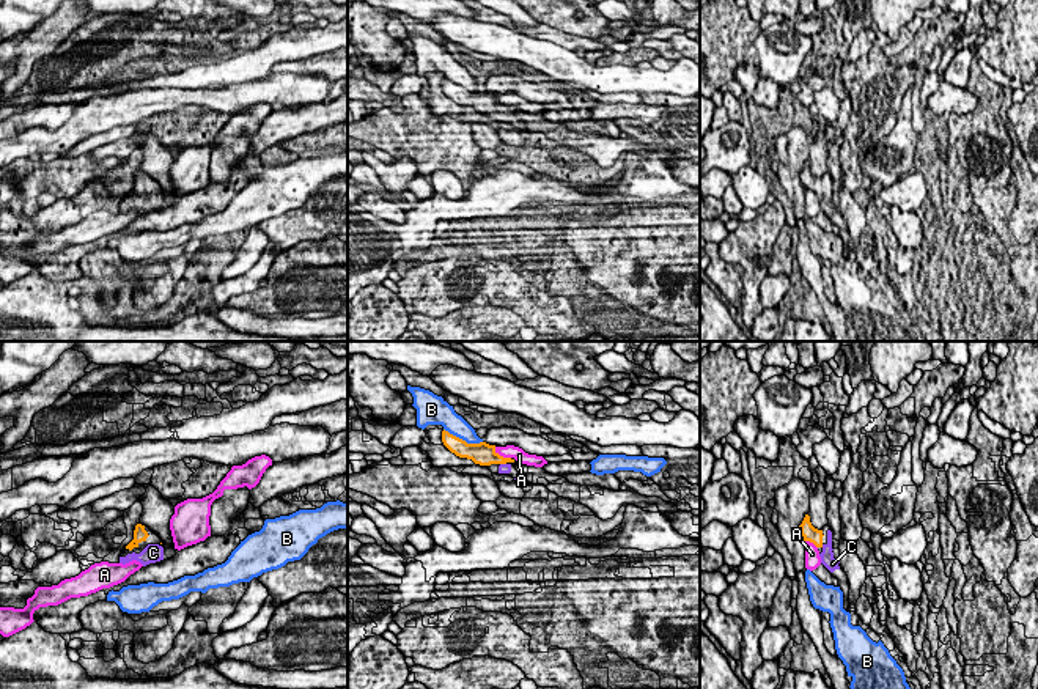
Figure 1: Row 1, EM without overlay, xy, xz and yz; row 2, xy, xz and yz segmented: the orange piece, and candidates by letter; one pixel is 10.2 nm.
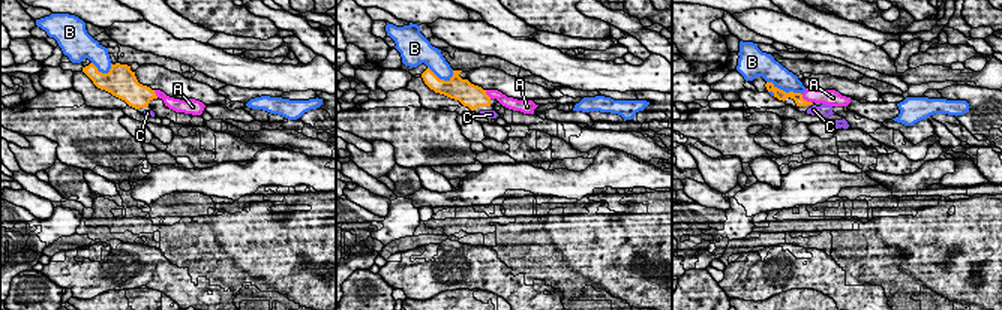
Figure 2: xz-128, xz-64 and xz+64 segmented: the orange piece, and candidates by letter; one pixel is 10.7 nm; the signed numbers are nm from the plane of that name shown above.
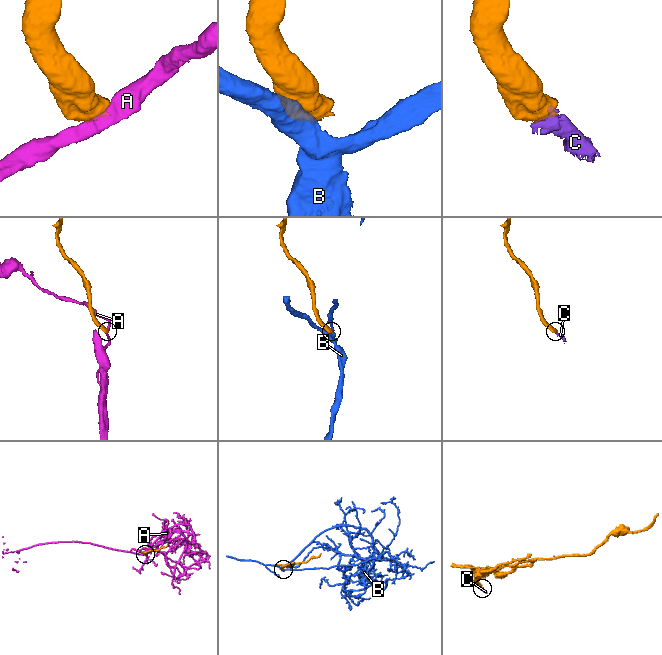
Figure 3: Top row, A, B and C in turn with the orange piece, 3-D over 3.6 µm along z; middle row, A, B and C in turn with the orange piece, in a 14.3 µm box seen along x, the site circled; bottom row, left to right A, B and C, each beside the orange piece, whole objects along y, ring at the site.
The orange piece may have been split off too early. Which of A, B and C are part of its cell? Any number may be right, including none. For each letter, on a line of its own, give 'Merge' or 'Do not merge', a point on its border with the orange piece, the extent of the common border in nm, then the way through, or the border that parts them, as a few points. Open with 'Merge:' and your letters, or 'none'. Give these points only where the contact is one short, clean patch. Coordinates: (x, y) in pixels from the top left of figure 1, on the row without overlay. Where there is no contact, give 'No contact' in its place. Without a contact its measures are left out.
Merge: C
A: Do not merge. Touches orange at xz (502, 104). Shared border 220 nm. Boundary: xz (494, 95), (500, 103), (510, 106)
B: Do not merge. Touches orange at xz (461, 87). Shared border 420 nm
C: Merge. Touches orange at xz (504, 110). Shared border 70 nm. Path across: xz (482, 101), (504, 110), (504, 115)

